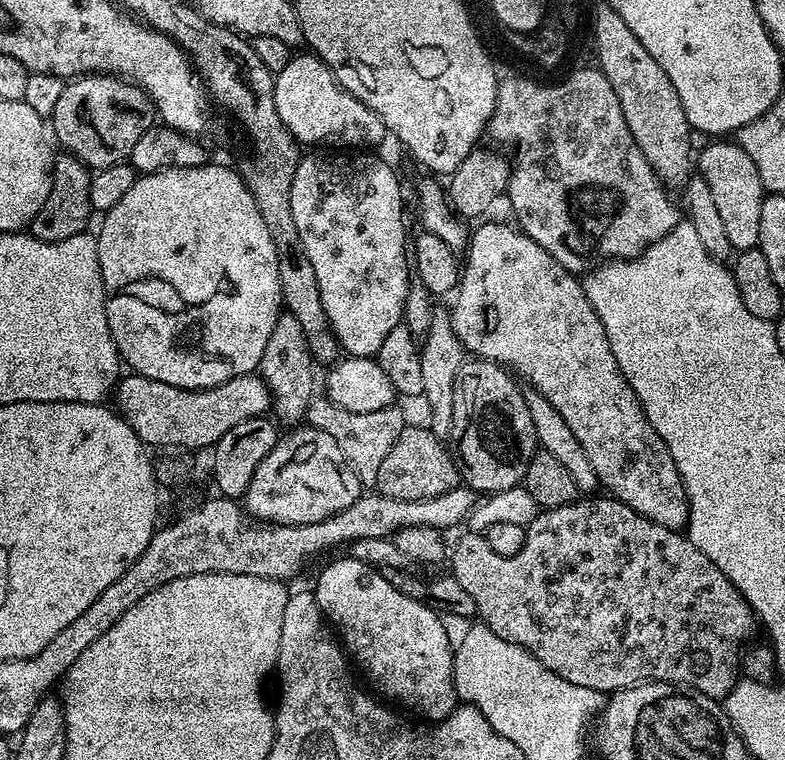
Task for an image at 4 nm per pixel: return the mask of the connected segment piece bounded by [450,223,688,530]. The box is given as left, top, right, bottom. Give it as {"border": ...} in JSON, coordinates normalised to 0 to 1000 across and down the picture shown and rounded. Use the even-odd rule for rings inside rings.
{"border":[[[617,295],[608,305],[605,301],[600,307],[594,328],[594,341],[589,347],[589,362],[578,386],[581,401],[573,407],[578,439],[583,439],[592,464],[606,471],[628,474],[631,479],[651,487],[659,496],[669,495],[678,504],[674,507],[682,514],[688,516],[690,524],[696,524],[696,529],[701,529],[701,534],[706,534],[706,539],[711,539],[711,545],[716,545],[716,551],[721,554],[721,561],[726,561],[731,576],[736,576],[736,582],[741,582],[741,592],[746,592],[746,603],[752,608],[752,613],[757,613],[761,633],[768,641],[771,637],[780,646],[776,649],[783,657],[803,666],[809,674],[817,674],[825,684],[838,687],[850,695],[870,696],[876,687],[876,651],[871,643],[869,629],[864,624],[864,613],[859,613],[859,603],[854,603],[854,592],[848,592],[848,582],[843,582],[838,566],[833,566],[833,561],[828,561],[813,518],[808,518],[803,503],[797,503],[797,497],[787,482],[787,471],[782,471],[782,461],[777,461],[772,434],[767,429],[757,403],[752,403],[752,392],[746,392],[743,372],[730,359],[722,358],[701,333],[690,329],[690,324],[685,324],[685,318],[676,316],[670,307],[662,304],[661,299],[648,295]]]}

